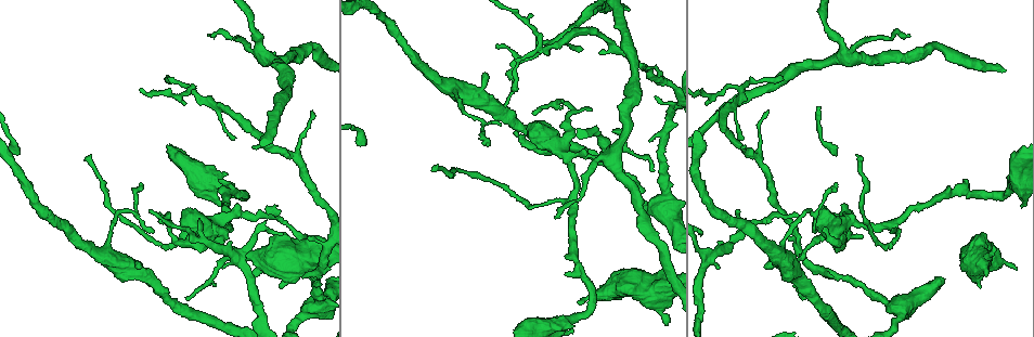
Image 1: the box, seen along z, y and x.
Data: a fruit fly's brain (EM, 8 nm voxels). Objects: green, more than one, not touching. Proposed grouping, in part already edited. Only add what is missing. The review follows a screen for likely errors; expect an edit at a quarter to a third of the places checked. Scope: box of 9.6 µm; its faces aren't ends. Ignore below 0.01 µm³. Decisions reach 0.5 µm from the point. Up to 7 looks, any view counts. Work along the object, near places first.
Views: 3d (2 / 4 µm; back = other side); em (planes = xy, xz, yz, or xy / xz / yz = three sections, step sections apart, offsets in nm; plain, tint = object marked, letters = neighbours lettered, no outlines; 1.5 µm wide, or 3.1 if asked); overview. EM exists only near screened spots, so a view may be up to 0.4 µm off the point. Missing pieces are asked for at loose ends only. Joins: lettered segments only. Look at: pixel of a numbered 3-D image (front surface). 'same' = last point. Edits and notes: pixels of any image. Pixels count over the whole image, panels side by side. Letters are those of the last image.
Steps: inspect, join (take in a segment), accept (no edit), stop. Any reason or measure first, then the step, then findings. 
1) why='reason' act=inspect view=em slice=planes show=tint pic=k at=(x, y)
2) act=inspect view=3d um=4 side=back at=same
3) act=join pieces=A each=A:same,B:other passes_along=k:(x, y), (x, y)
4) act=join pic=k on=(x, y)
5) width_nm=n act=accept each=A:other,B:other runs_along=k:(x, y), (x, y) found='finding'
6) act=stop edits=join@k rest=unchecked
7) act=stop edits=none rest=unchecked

act=inspect view=em slice=planes show=letters pic=1 at=(251, 146)

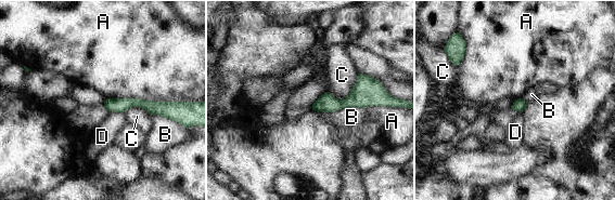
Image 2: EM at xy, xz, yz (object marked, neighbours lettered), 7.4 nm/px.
act=accept each=A:other,B:other,C:other,D:other found='none of them fits'

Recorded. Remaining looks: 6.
why='an open end' act=inspect view=3d um=2 pic=1 at=(980, 286)

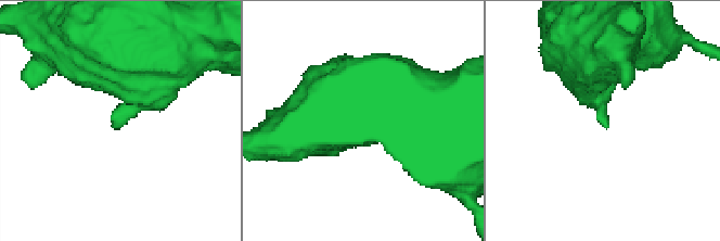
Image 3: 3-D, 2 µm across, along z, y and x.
why='shape alone is not enough' act=inspect view=em slice=planes show=letters pic=3 at=(115, 126)

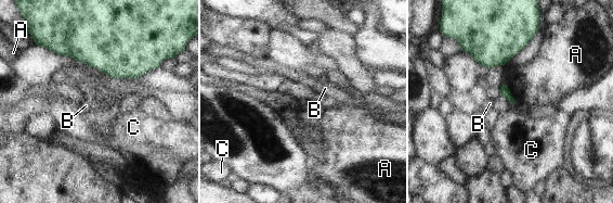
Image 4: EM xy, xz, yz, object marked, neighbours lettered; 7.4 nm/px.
act=accept each=A:other,B:other,C:other border=4:(514, 99), (516, 102) found='none of them fits'

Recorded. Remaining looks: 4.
why='thick end' act=inspect view=em slice=planes show=letters pic=1 at=(766, 268)

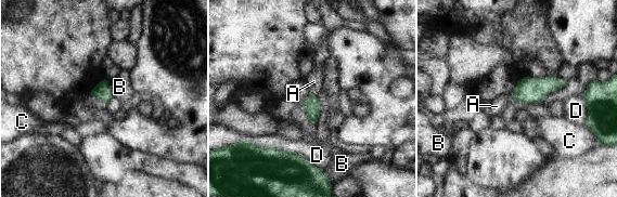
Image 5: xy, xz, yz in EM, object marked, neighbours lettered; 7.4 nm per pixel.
act=join pieces=A each=A:same,B:other,C:other,D:other found='it goes on there'

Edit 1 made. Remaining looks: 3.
act=stop edits=join@5 rest=unchecked

